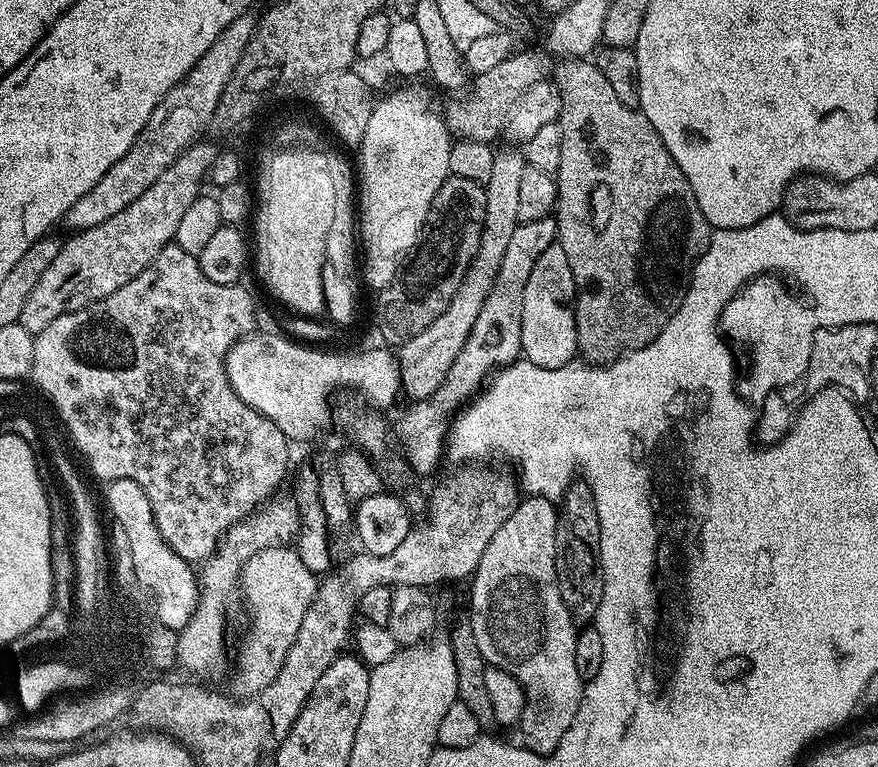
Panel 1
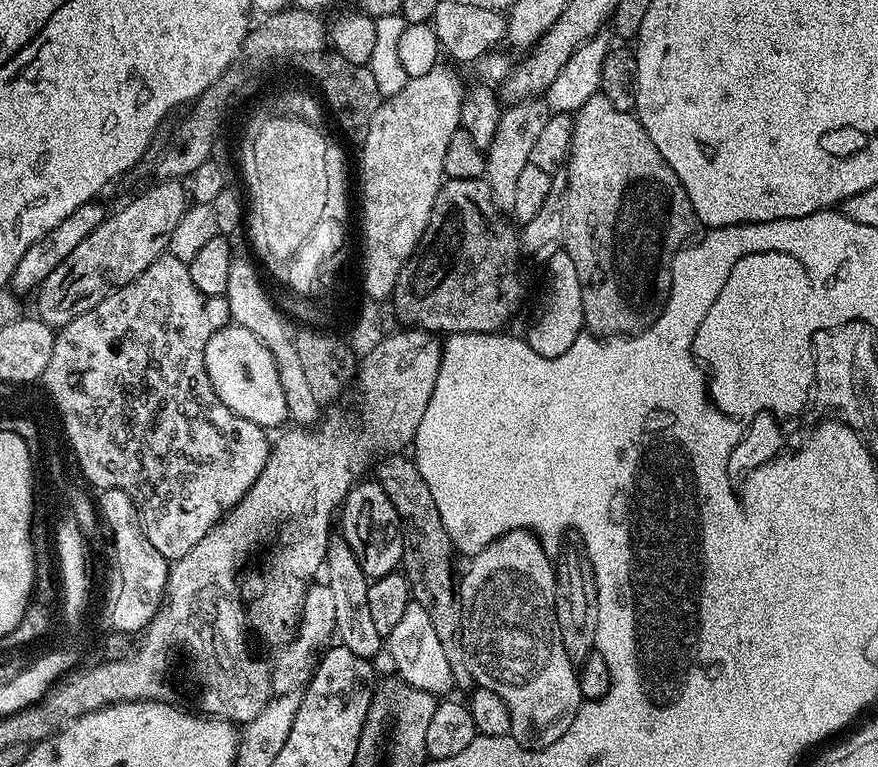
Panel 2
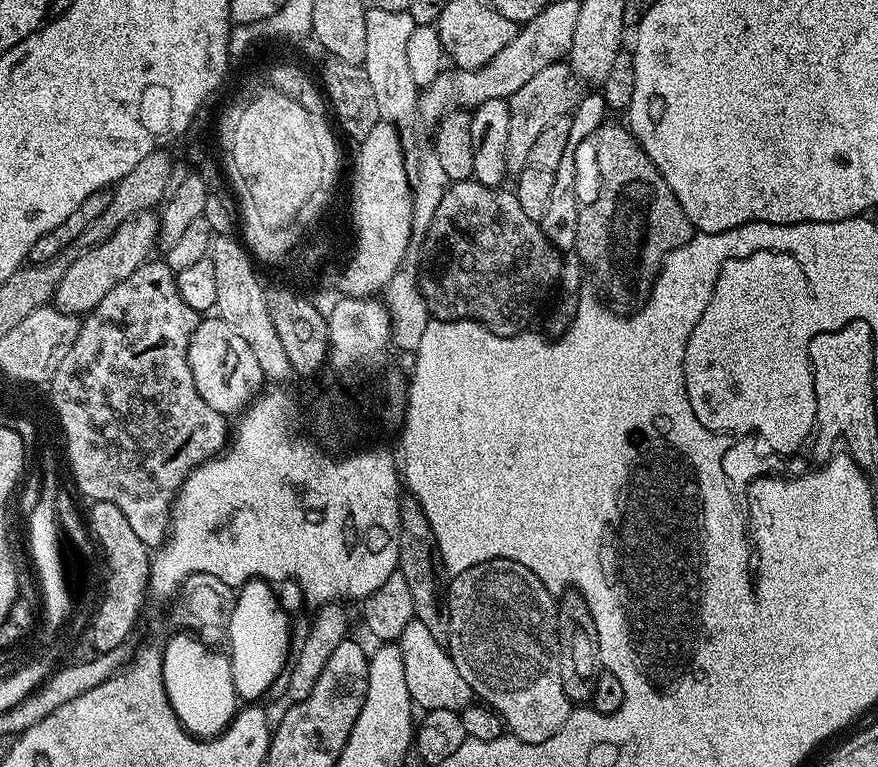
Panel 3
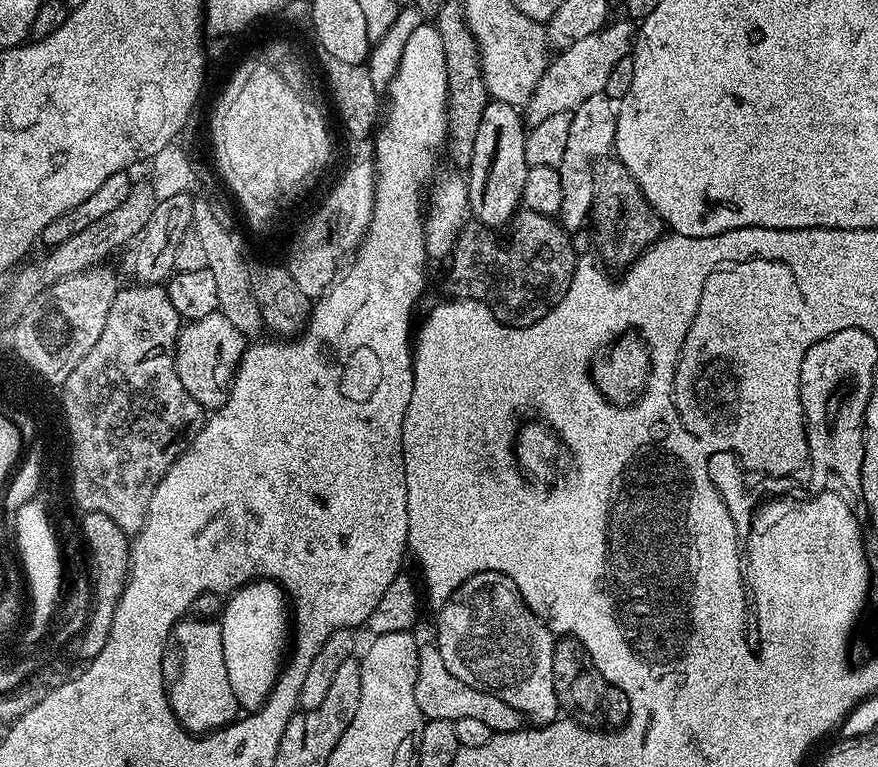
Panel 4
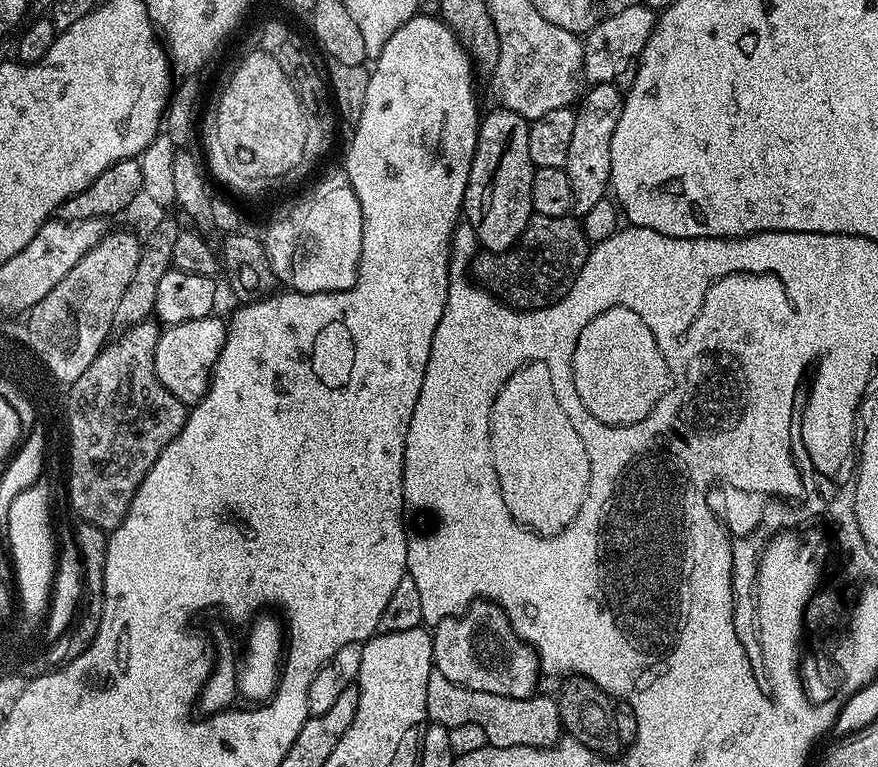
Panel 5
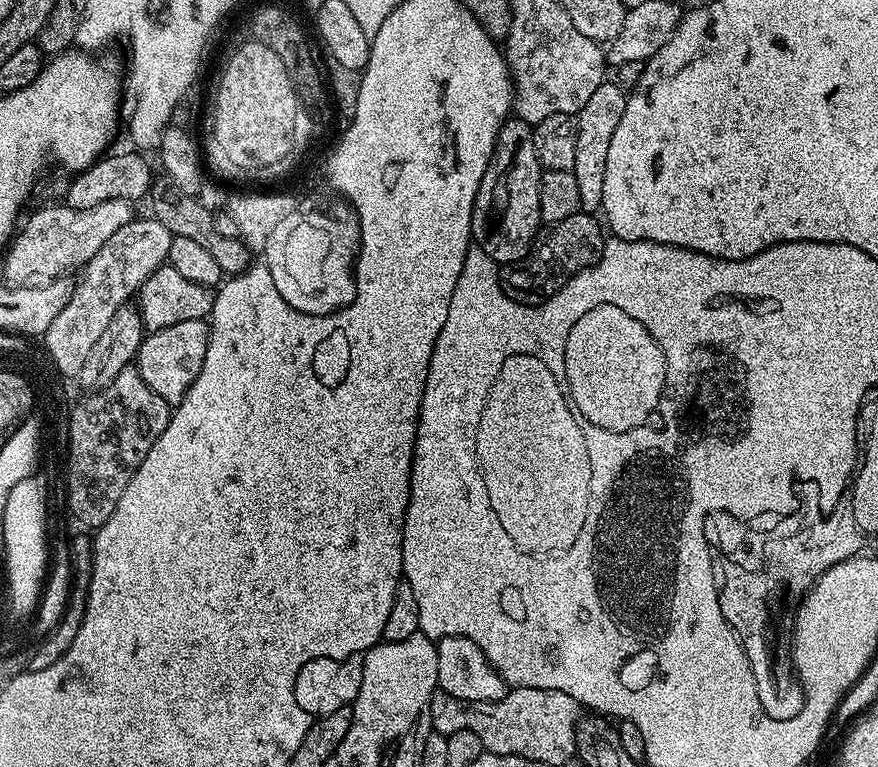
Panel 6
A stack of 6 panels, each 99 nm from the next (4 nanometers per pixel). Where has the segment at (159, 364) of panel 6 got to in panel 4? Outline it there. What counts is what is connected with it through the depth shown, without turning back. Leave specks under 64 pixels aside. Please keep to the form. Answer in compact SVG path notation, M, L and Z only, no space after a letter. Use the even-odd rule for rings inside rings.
M220 311L206 314L206 318L185 323L176 340L176 369L182 386L186 386L186 394L194 398L201 408L215 410L223 406L228 399L228 390L232 387L232 379L236 377L236 368L244 357L246 337L238 331L234 322L226 318Z

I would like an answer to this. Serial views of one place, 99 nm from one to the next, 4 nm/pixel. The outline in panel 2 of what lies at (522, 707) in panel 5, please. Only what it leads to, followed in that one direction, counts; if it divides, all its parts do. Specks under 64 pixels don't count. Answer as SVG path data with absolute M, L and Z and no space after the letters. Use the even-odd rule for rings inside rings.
M410 602L406 610L402 610L402 618L392 628L387 629L386 656L387 652L393 666L396 667L395 675L405 684L437 698L451 693L448 692L450 690L453 691L454 681L450 662L446 662L446 650L442 650L442 642L438 642L438 633L434 631L426 606Z

